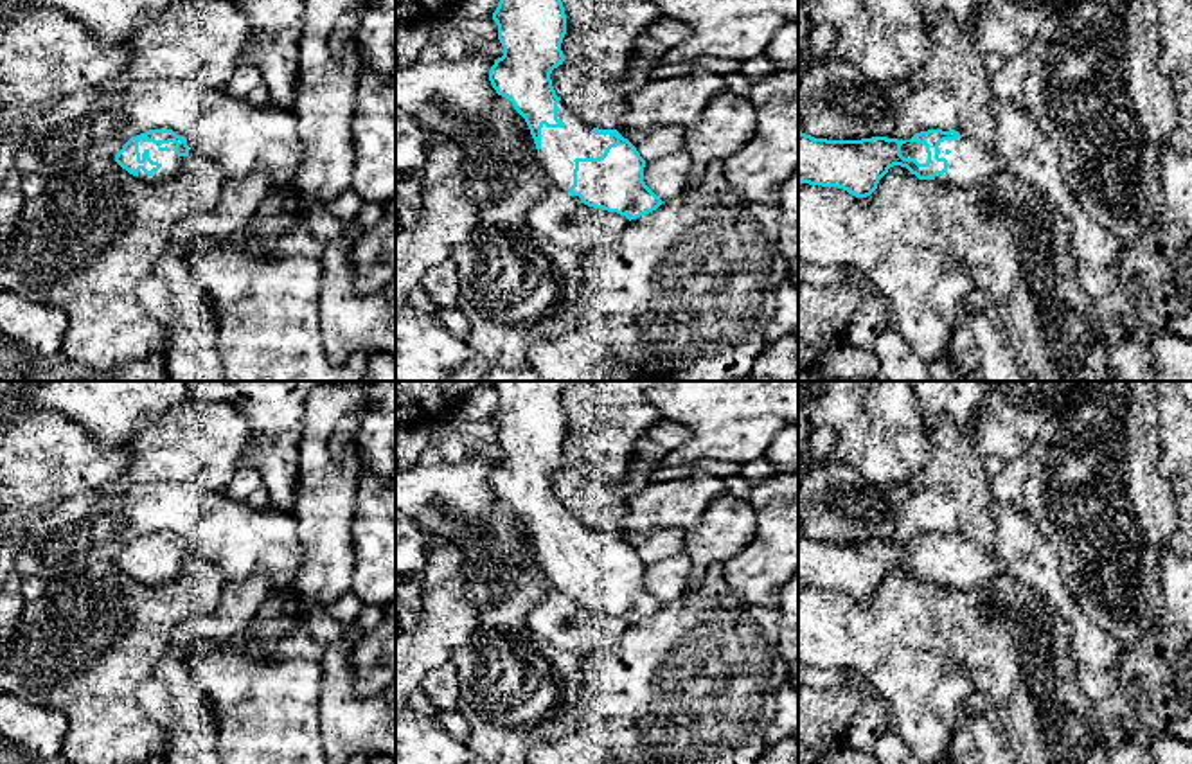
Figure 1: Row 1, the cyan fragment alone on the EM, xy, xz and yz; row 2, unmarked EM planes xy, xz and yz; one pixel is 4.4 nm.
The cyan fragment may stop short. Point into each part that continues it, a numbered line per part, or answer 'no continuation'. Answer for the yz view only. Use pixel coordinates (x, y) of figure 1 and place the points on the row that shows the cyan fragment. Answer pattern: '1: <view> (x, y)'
1: yz (969, 164)

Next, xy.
1: xy (171, 164)

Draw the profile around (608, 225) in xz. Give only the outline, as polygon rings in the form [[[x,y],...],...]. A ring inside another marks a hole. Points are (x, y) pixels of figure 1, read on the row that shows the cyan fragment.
[[[595,209],[595,227],[584,234],[584,243],[579,244],[575,237],[554,239],[559,246],[586,252],[597,244],[609,244],[620,230],[627,225],[627,218],[617,212]]]

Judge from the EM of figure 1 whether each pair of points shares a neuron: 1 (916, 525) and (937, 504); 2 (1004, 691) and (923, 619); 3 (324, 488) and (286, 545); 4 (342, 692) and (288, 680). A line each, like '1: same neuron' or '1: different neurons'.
1: same neuron
2: same neuron
3: different neurons
4: different neurons

